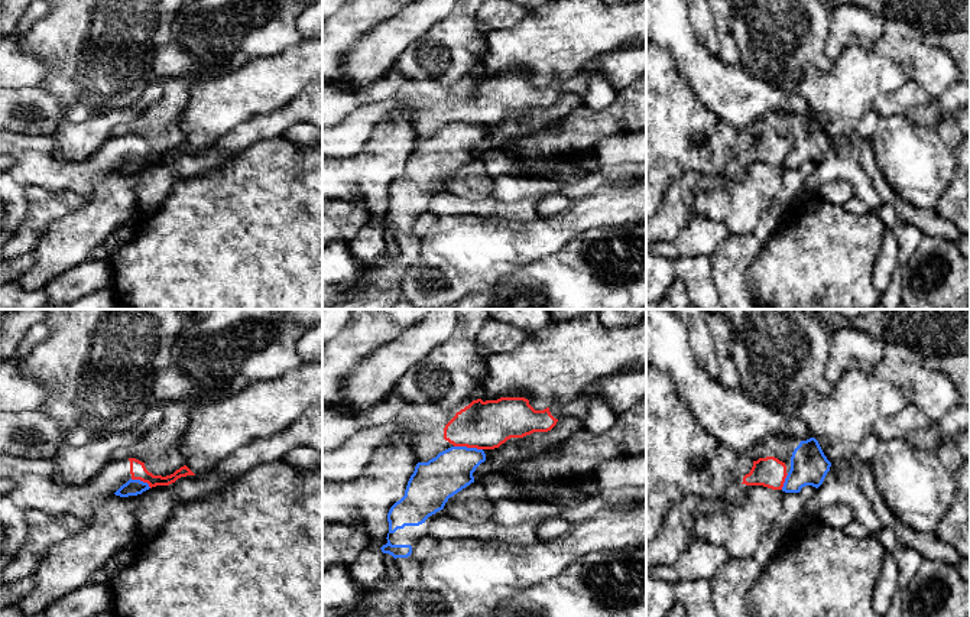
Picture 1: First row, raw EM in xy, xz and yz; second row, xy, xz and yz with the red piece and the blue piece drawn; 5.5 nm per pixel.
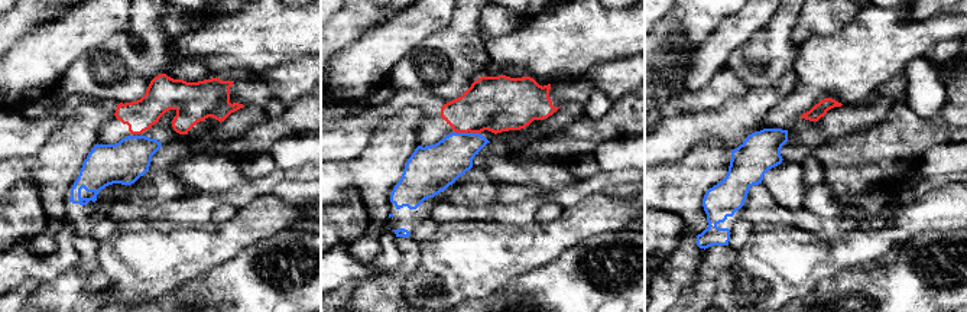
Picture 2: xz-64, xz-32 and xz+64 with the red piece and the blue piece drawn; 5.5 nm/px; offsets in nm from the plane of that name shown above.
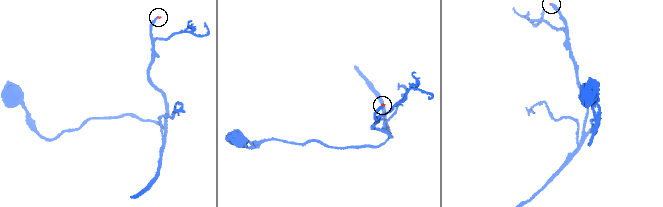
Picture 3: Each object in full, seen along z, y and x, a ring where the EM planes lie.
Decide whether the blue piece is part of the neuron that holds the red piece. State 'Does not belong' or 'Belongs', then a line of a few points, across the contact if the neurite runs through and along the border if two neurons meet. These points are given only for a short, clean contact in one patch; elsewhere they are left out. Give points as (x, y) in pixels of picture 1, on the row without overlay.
Does not belong. Line: xz (454, 122), (482, 126)

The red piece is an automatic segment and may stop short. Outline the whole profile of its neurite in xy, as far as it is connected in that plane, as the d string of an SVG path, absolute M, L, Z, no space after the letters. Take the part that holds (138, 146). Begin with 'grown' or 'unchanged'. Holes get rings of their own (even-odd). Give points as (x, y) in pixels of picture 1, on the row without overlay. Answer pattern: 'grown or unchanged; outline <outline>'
grown; outline M0 130L0 158L13 159L7 172L16 182L51 192L74 191L81 197L88 197L94 189L94 181L101 173L114 171L130 155L147 159L152 165L169 162L186 152L195 152L186 142L162 153L153 152L140 136L117 133L107 139L90 159L66 162L55 156L52 136L23 136Z

